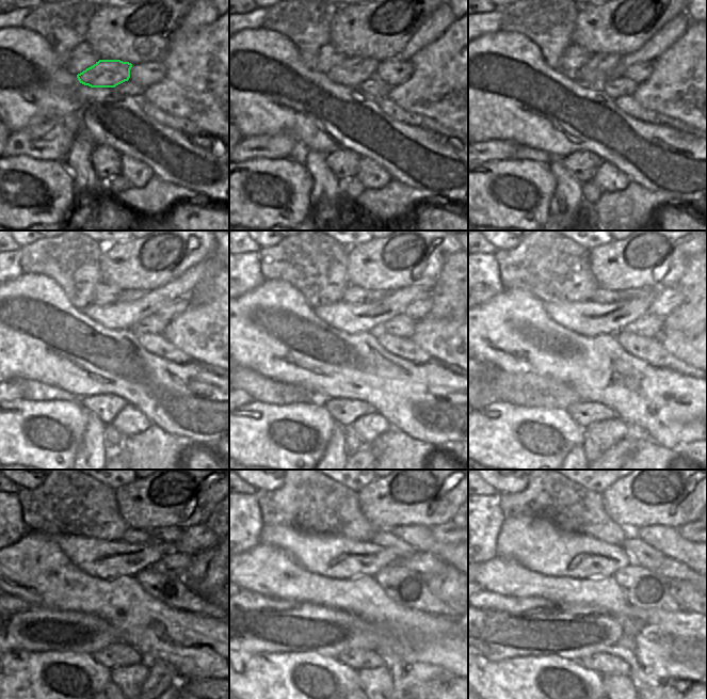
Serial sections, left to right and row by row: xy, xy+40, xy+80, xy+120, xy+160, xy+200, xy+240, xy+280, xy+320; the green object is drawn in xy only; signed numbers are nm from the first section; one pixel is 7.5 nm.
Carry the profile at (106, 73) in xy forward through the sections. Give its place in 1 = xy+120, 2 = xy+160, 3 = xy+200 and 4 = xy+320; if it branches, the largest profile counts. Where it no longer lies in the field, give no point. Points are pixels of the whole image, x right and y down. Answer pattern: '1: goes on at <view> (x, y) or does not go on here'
1: goes on at xy+120 (127, 296)
2: goes on at xy+160 (373, 295)
3: goes on at xy+200 (632, 292)
4: goes on at xy+320 (668, 540)

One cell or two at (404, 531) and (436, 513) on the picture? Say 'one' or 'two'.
two

